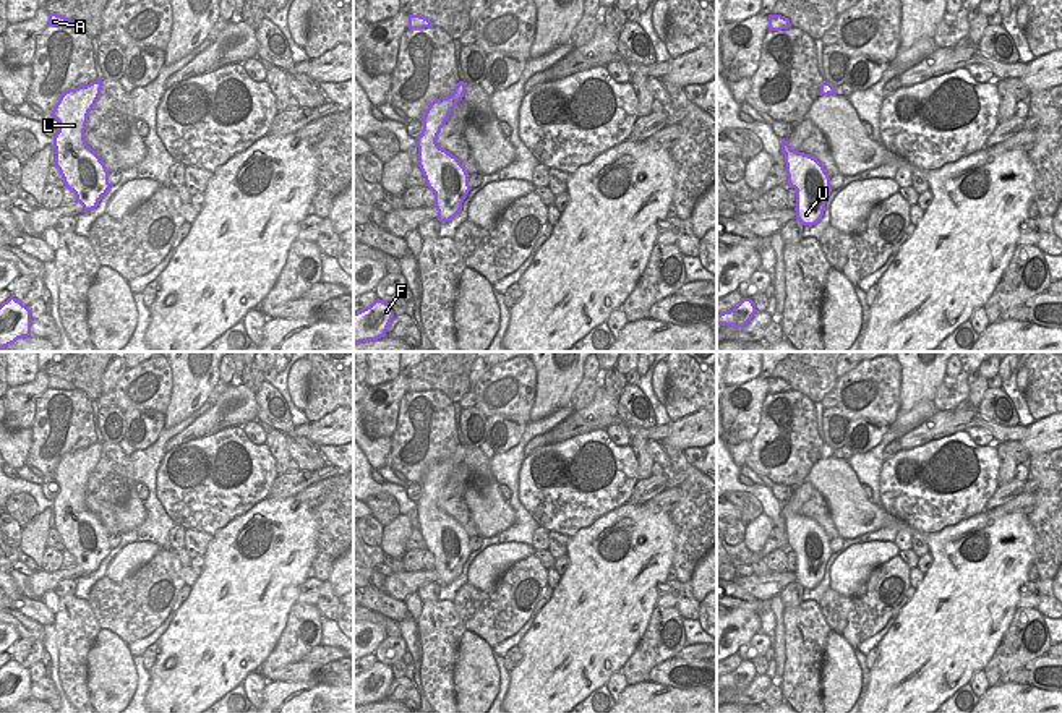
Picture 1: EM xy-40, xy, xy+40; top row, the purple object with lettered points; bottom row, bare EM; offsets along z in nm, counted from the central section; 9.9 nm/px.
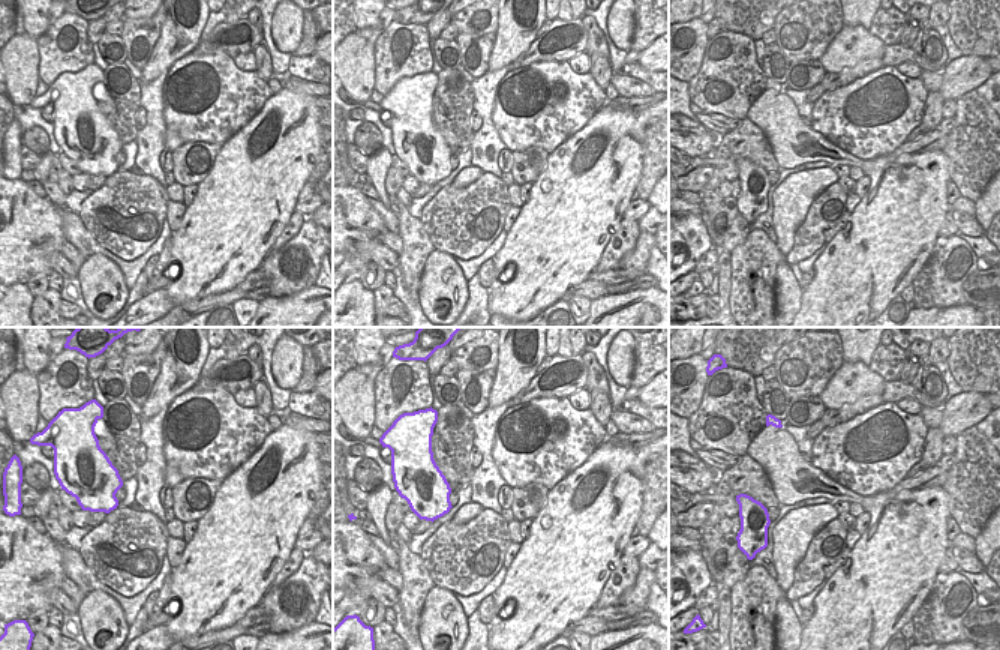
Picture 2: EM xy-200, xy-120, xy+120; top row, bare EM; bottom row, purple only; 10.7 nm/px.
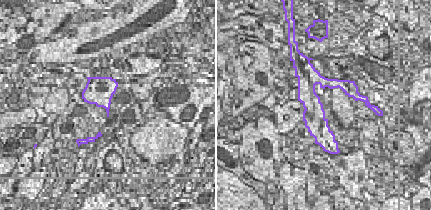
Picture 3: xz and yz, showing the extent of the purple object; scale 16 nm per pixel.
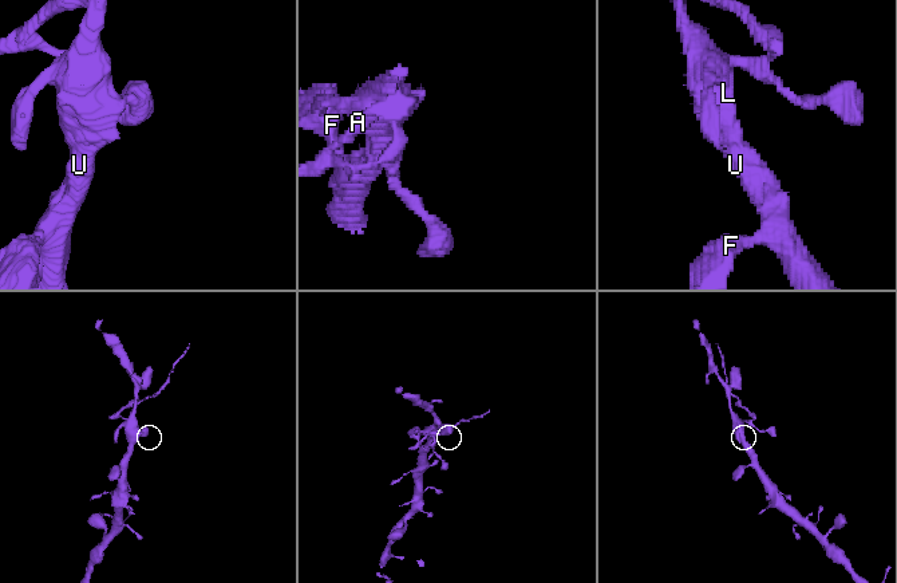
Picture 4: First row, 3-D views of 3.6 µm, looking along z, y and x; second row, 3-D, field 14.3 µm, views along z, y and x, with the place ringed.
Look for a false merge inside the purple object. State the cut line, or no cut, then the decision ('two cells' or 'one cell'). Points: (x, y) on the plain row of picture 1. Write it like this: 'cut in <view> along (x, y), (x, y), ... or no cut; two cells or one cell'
cut in xy+40 along (822, 446), (821, 452), (827, 457); two cells

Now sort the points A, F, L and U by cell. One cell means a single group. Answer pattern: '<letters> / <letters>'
A / F L U

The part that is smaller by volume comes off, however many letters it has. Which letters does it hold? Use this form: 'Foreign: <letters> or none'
Foreign: A

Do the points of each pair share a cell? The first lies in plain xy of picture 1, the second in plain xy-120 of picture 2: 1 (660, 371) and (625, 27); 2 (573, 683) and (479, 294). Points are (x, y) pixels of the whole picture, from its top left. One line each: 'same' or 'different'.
1: same
2: different

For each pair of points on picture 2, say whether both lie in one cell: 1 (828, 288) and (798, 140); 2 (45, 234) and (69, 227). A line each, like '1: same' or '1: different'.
1: same
2: different

